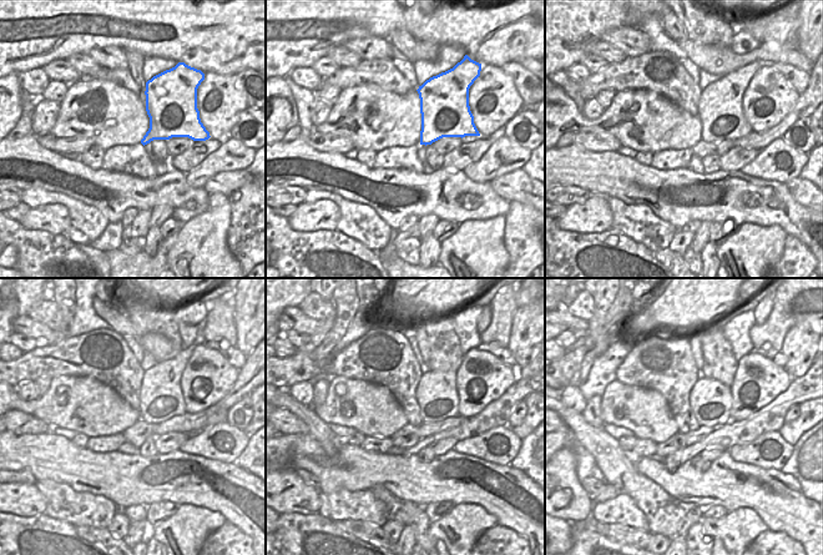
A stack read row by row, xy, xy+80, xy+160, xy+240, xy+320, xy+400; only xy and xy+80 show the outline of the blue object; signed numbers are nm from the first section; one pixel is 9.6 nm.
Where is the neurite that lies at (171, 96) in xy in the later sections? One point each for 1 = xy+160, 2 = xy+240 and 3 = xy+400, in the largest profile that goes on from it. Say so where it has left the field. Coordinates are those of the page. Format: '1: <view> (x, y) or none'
1: xy+160 (721, 104)
2: xy+240 (161, 398)
3: xy+400 (710, 400)

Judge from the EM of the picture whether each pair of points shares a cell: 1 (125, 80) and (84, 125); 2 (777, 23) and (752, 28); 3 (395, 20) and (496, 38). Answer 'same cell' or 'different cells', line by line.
1: different cells
2: same cell
3: same cell

